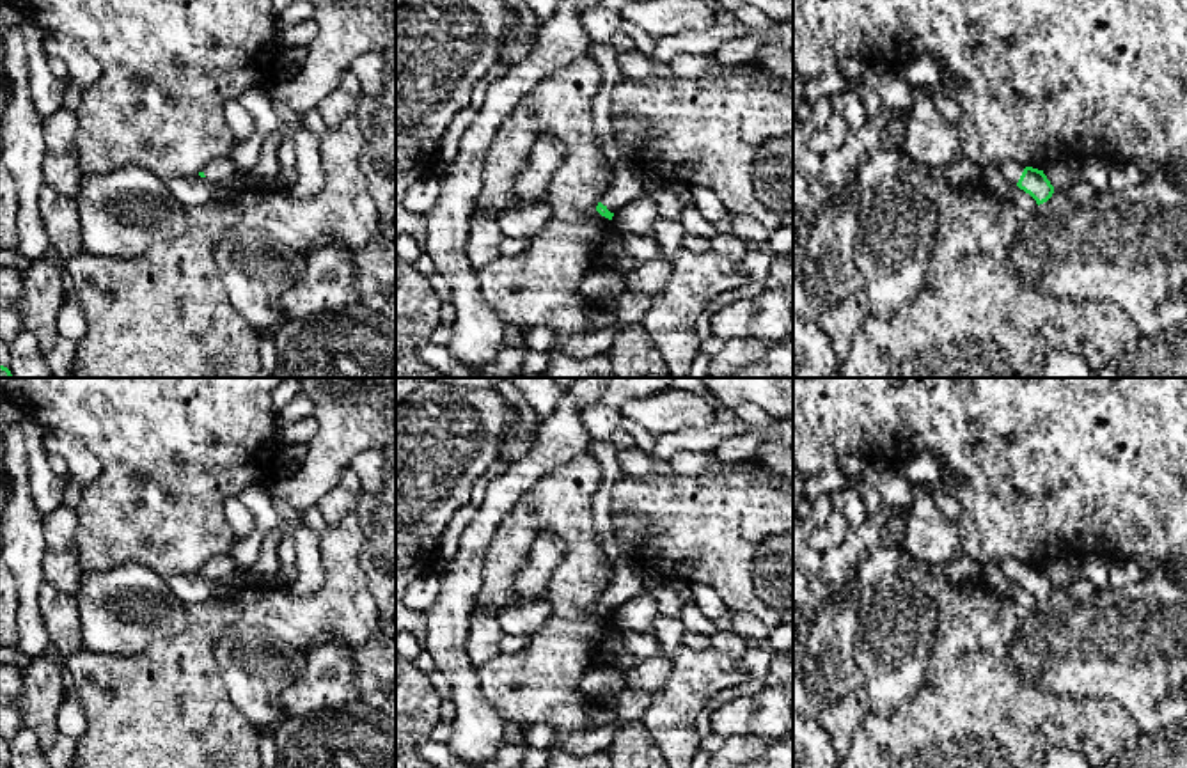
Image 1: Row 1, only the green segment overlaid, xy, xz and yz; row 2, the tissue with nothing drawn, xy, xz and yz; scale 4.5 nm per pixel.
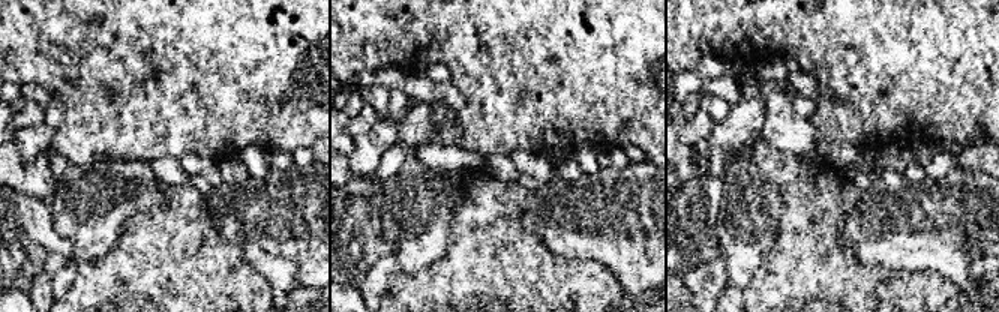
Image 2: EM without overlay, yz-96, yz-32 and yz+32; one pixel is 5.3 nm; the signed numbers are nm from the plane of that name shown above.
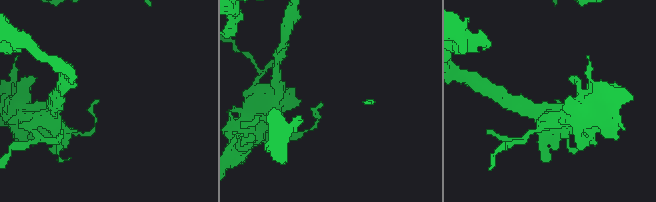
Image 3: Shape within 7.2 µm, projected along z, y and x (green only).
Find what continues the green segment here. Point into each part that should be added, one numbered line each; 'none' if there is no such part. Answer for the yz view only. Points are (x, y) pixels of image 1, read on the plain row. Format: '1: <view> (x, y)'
1: yz (1012, 568)

